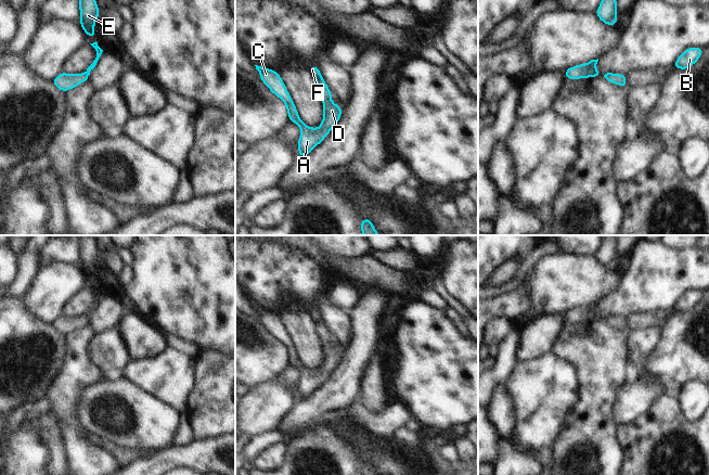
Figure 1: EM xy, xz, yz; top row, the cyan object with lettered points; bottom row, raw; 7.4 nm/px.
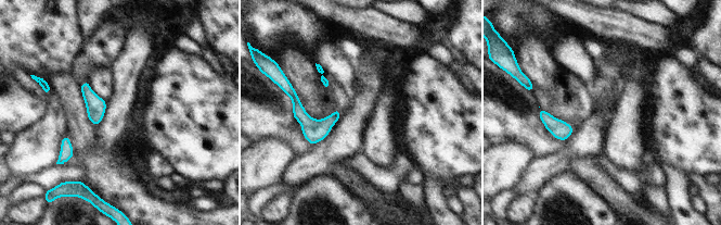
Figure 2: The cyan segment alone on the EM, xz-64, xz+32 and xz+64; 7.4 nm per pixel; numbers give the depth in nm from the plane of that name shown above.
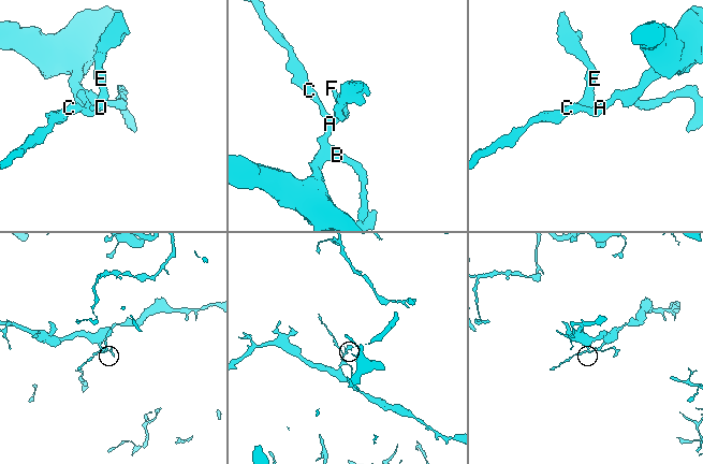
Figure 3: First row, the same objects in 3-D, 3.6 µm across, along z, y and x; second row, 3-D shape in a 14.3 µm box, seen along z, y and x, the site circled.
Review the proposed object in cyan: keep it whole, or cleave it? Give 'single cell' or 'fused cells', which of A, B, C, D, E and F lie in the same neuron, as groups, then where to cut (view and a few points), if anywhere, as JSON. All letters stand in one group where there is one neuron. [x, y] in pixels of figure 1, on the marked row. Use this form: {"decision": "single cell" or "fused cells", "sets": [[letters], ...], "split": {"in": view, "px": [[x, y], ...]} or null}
{"decision": "single cell", "sets": [["A", "B", "C", "D", "E", "F"]], "split": null}

